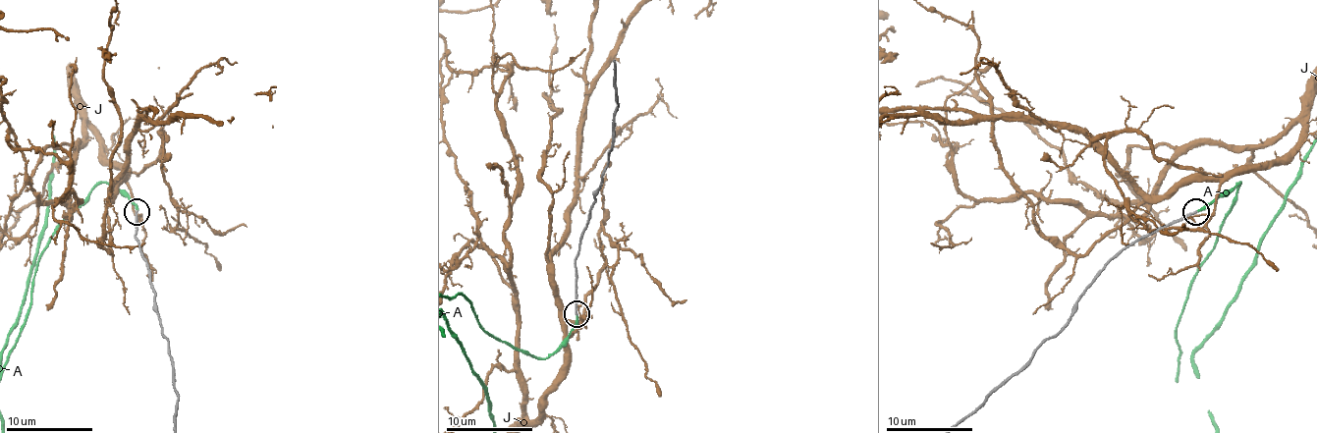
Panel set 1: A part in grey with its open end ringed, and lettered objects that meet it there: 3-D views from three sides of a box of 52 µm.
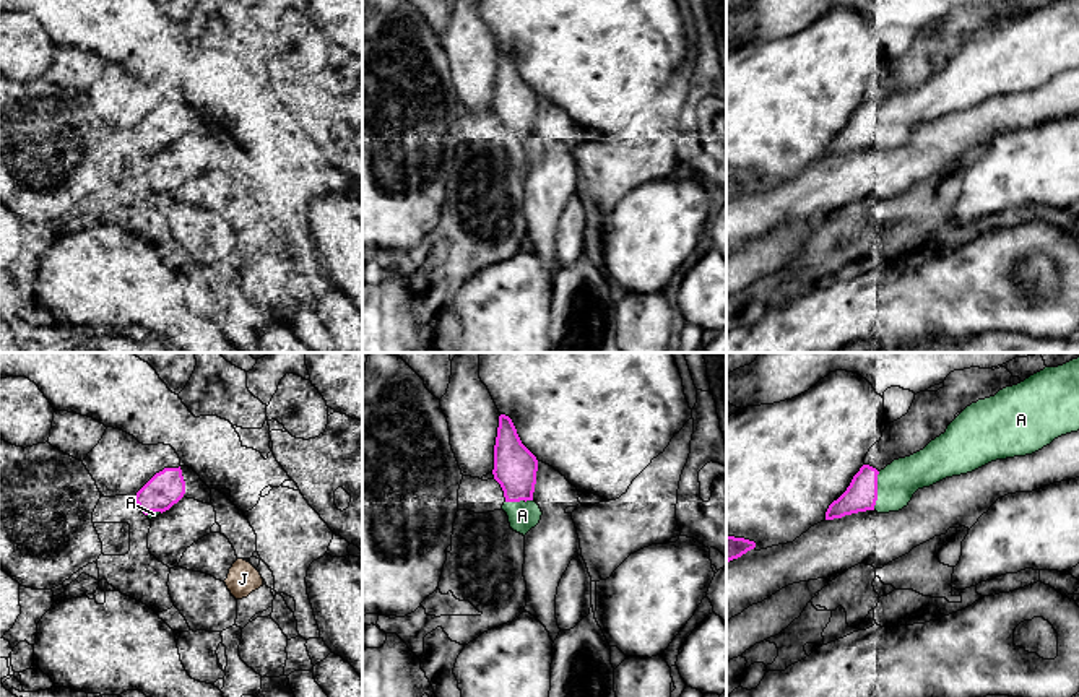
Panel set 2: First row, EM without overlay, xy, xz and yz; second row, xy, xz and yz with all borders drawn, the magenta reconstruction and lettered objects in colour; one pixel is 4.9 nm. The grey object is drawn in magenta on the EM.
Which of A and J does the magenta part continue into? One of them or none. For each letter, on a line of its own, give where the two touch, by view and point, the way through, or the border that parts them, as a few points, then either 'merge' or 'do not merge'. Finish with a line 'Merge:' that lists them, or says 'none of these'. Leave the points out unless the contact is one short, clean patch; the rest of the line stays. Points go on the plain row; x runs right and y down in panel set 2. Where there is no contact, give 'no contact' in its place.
A: contact yz (876, 127); merge
J: no contact; do not merge
Merge: A

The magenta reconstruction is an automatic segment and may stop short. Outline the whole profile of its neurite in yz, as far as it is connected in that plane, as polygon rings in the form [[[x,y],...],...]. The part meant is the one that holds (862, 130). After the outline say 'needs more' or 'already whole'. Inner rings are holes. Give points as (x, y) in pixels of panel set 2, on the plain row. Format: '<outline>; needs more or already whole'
[[[1079,0],[1045,3],[994,32],[967,42],[923,86],[878,107],[863,101],[826,156],[876,146],[899,148],[918,125],[991,97],[1032,91],[1079,67]]]; needs more

